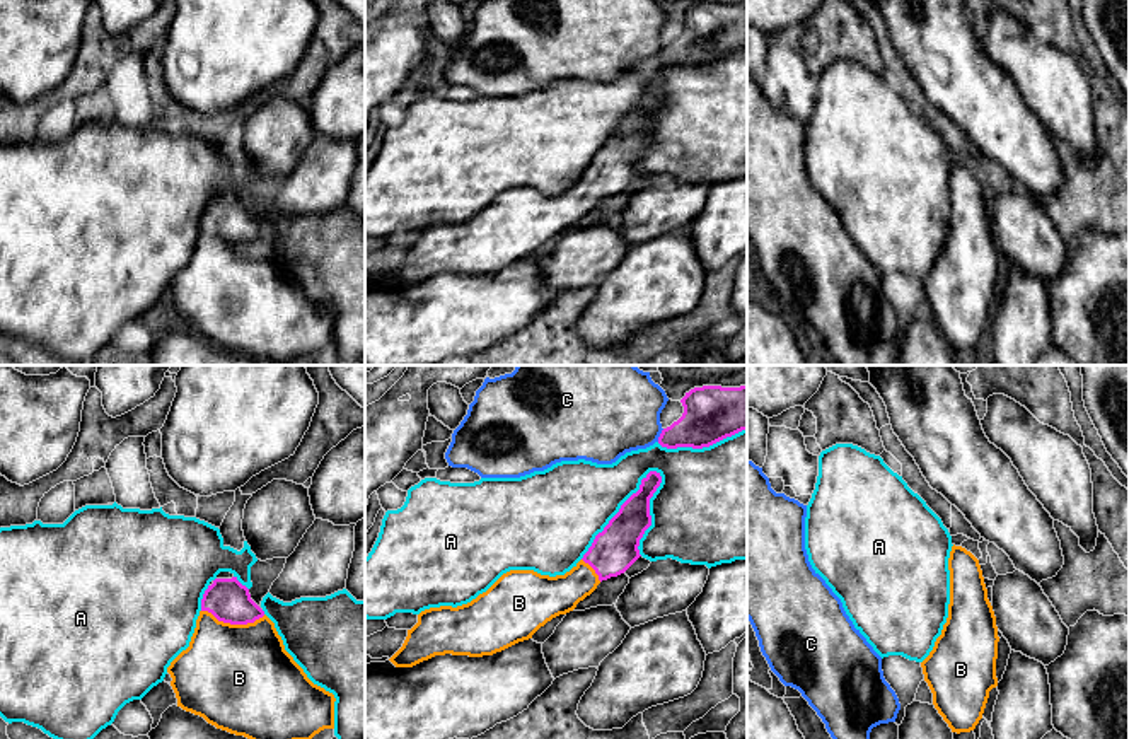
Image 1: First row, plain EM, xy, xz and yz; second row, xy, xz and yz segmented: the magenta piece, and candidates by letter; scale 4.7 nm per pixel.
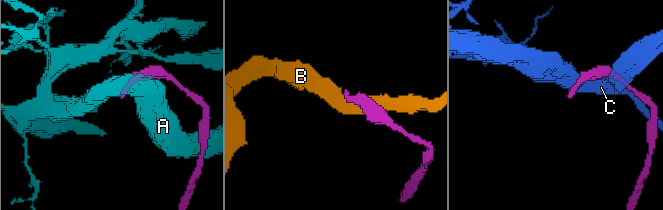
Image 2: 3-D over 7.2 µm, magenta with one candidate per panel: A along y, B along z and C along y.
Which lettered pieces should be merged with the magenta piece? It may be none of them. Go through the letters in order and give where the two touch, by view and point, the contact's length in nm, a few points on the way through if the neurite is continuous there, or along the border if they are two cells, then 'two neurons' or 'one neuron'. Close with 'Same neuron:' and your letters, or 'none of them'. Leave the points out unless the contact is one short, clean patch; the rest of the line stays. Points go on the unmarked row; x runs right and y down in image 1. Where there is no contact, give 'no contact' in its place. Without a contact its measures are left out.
A: contact xz (619, 128); length 550 nm; two neurons
B: contact xy (234, 241); length 300 nm; one neuron
C: contact xz (660, 53); length 70 nm; two neurons
Same neuron: B

